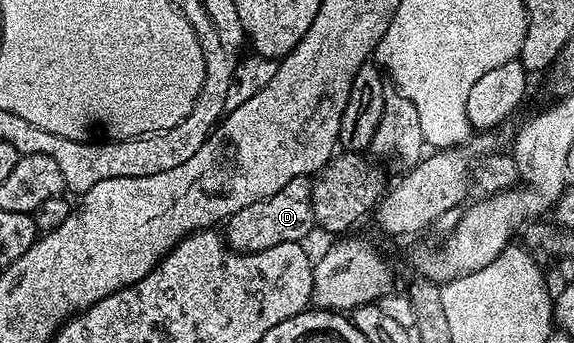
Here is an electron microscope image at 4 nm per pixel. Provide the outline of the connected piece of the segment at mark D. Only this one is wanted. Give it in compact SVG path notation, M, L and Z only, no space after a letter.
M302 176L291 180L275 196L267 196L263 200L255 200L255 204L247 204L247 208L239 208L226 218L223 223L228 249L236 250L242 254L254 254L267 248L275 248L275 244L284 242L306 241L312 230L315 230L314 214L312 208L313 183L308 177Z

